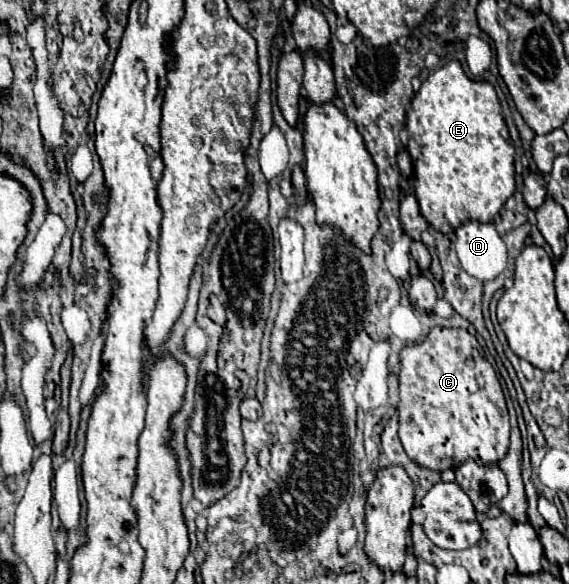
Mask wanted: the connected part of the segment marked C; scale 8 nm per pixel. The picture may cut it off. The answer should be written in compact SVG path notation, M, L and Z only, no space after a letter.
M433 327L429 331L429 335L421 341L421 343L411 343L407 347L401 349L399 353L399 359L401 359L401 371L399 371L399 405L397 405L397 411L399 411L399 439L407 451L407 455L411 459L415 459L415 463L427 467L427 469L433 469L433 471L443 471L443 469L455 469L459 467L459 463L463 463L463 459L475 459L477 463L497 463L505 453L507 453L507 447L509 447L509 415L507 415L507 405L505 405L505 397L503 397L503 389L501 389L501 383L491 367L491 363L487 361L485 353L483 353L483 347L479 345L479 341L467 331L467 329L453 329L453 327Z

